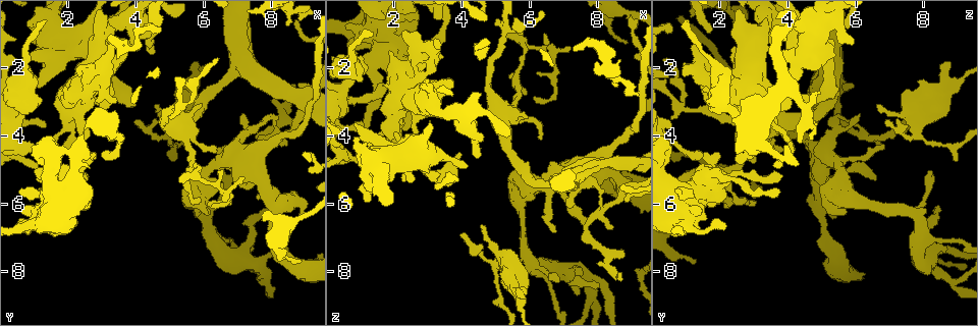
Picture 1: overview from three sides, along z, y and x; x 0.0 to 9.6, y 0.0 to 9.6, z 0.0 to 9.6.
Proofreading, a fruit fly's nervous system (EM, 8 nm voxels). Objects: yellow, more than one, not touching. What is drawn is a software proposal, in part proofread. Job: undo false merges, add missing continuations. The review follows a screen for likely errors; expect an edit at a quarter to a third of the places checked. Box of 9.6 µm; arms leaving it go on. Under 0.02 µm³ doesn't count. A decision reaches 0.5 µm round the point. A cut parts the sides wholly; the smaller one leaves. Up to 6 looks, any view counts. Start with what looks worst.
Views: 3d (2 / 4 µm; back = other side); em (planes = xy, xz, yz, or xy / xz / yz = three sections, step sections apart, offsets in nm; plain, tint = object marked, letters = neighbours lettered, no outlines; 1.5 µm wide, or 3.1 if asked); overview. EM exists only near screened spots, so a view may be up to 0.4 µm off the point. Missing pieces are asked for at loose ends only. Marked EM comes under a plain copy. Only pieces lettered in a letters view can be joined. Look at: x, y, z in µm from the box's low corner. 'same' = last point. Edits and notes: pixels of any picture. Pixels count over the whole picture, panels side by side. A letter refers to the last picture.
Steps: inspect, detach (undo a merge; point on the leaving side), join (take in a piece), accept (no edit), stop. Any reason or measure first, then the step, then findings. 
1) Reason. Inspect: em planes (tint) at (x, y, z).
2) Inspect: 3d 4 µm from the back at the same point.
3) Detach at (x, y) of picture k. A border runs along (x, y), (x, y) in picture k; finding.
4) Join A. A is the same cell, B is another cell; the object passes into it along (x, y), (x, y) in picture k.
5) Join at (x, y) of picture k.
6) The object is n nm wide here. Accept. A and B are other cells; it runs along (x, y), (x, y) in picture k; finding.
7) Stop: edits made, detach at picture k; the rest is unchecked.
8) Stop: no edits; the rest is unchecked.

Free end. Inspect: 3d 4 µm at (1.20, 5.60, 3.75).

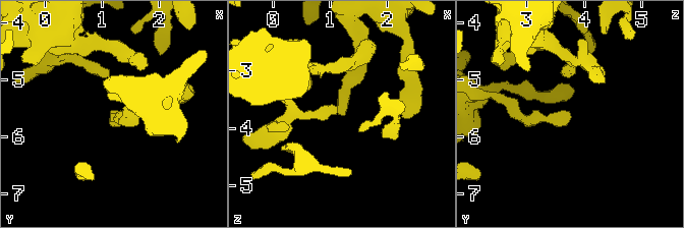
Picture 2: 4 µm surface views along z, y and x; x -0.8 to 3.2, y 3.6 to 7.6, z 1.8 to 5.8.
Need the tissue. Inspect: em planes (letters) at (1.15, 5.50, 3.70).

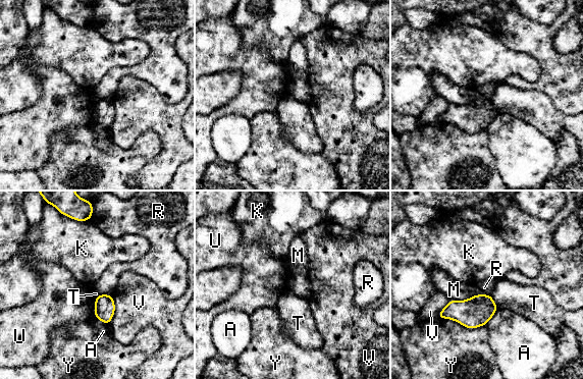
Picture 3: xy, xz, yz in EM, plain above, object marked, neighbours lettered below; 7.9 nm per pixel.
Accept. A, K, M, R, T, U, V and Y are other cells; none of them fits.

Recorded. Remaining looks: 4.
Thin end. Inspect: em planes (letters) at (8.80, 2.45, 5.95).

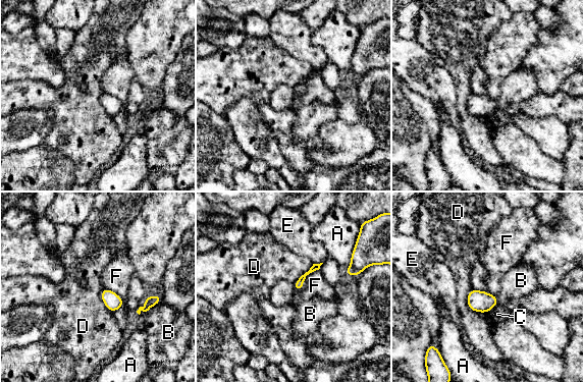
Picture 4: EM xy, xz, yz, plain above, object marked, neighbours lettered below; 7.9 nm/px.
Accept. A, B, C, D, E and F are other cells; a border runs along (105, 287), (122, 301), (113, 313) in picture 4; no lettered piece goes on from it.

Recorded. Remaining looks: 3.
Inspect: 3d 4 µm at (4.70, 3.60, 2.50).

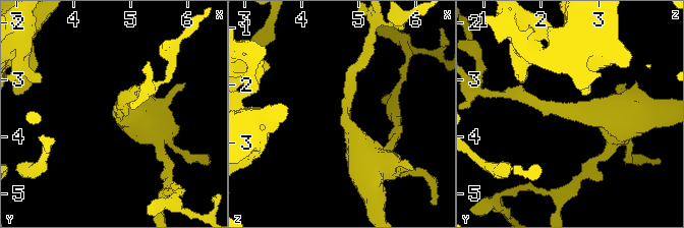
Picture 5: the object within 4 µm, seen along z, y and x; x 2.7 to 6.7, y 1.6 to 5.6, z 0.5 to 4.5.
Inspect: em planes (tint) at (4.75, 3.55, 2.60).

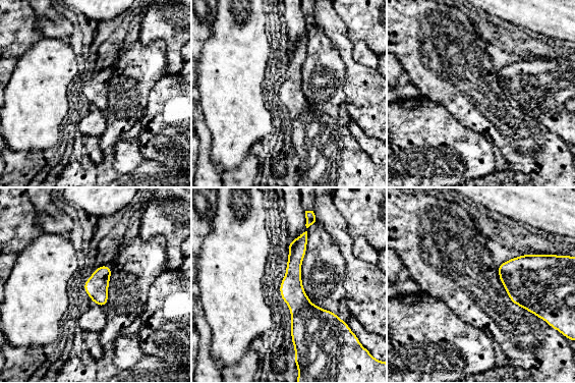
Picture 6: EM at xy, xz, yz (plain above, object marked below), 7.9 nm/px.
What lies round it. Inspect: em planes (letters) at the same point.

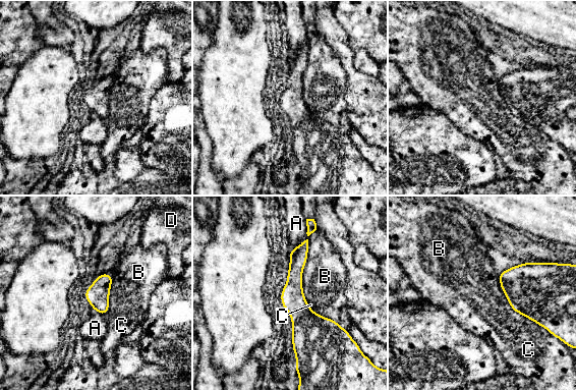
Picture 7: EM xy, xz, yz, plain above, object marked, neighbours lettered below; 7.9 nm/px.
The object is 180 nm wide here. Accept. A, B, C and D are other cells; it runs along (305, 243), (295, 269), (299, 353) in picture 7; continuous, no second neuron.

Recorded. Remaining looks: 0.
Stop: no edits; the rest is unchecked.

